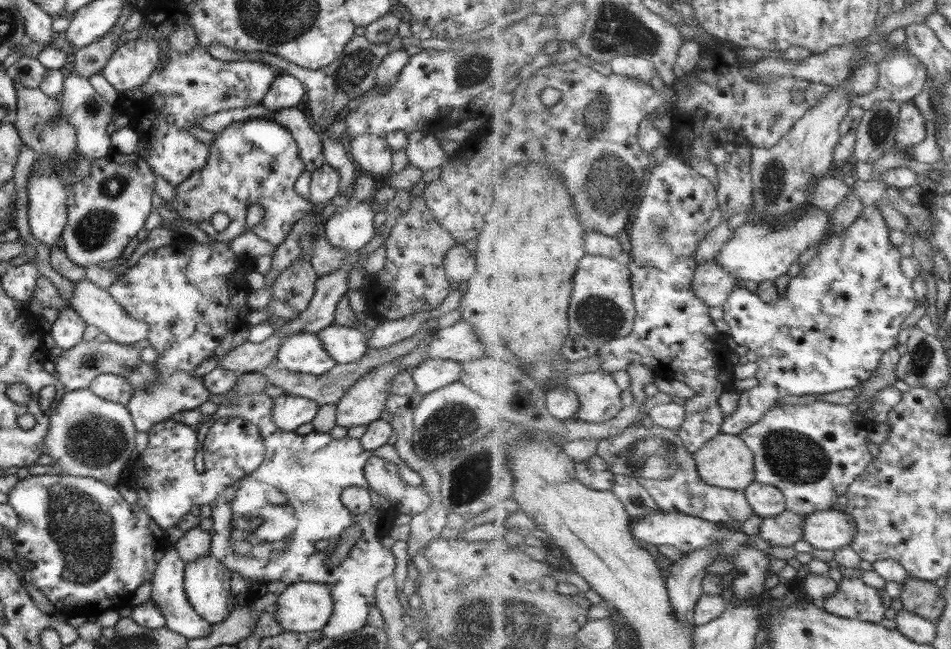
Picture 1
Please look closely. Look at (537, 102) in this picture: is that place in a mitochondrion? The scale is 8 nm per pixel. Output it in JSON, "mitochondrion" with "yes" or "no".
{"mitochondrion":"no"}

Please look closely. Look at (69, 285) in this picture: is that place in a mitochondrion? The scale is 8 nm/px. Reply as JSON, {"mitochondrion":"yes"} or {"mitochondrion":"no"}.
{"mitochondrion":"no"}

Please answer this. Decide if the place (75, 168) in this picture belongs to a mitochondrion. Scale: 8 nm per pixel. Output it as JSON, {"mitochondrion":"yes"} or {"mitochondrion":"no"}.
{"mitochondrion":"yes"}

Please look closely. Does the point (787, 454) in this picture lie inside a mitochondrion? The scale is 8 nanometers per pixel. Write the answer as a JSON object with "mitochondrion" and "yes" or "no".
{"mitochondrion":"yes"}

